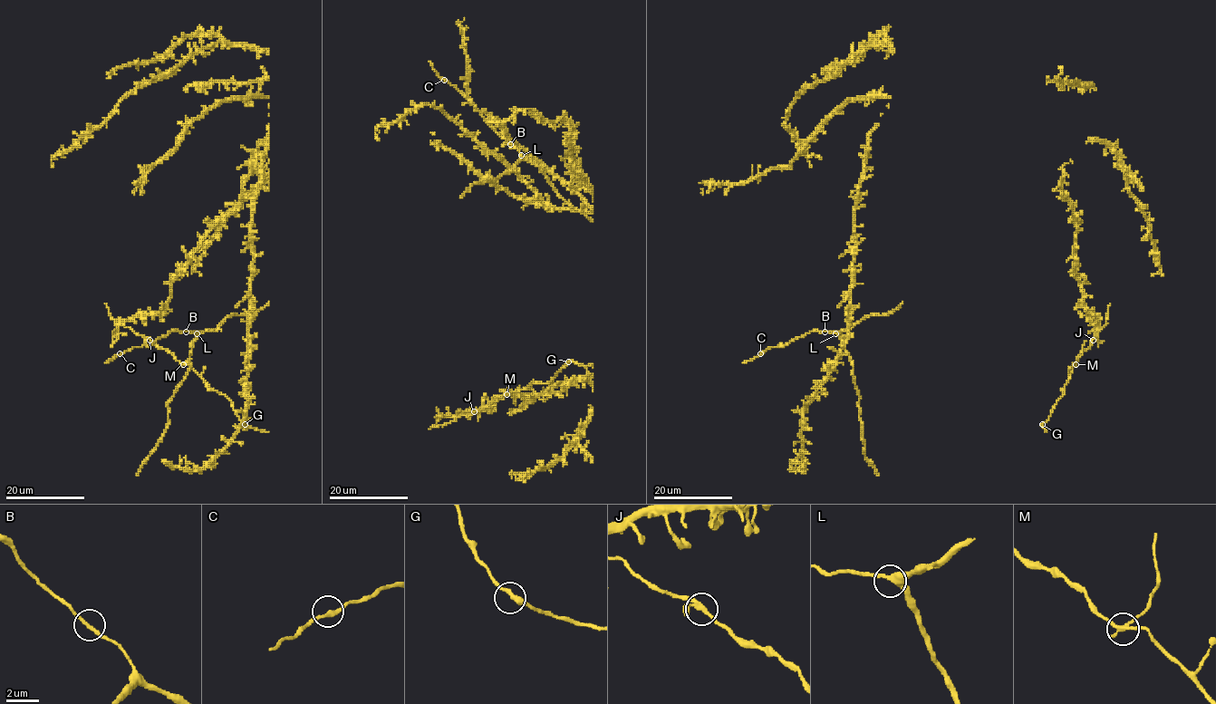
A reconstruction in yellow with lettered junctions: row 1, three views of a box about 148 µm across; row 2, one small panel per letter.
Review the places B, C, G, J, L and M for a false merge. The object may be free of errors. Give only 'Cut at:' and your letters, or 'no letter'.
Cut at: M

